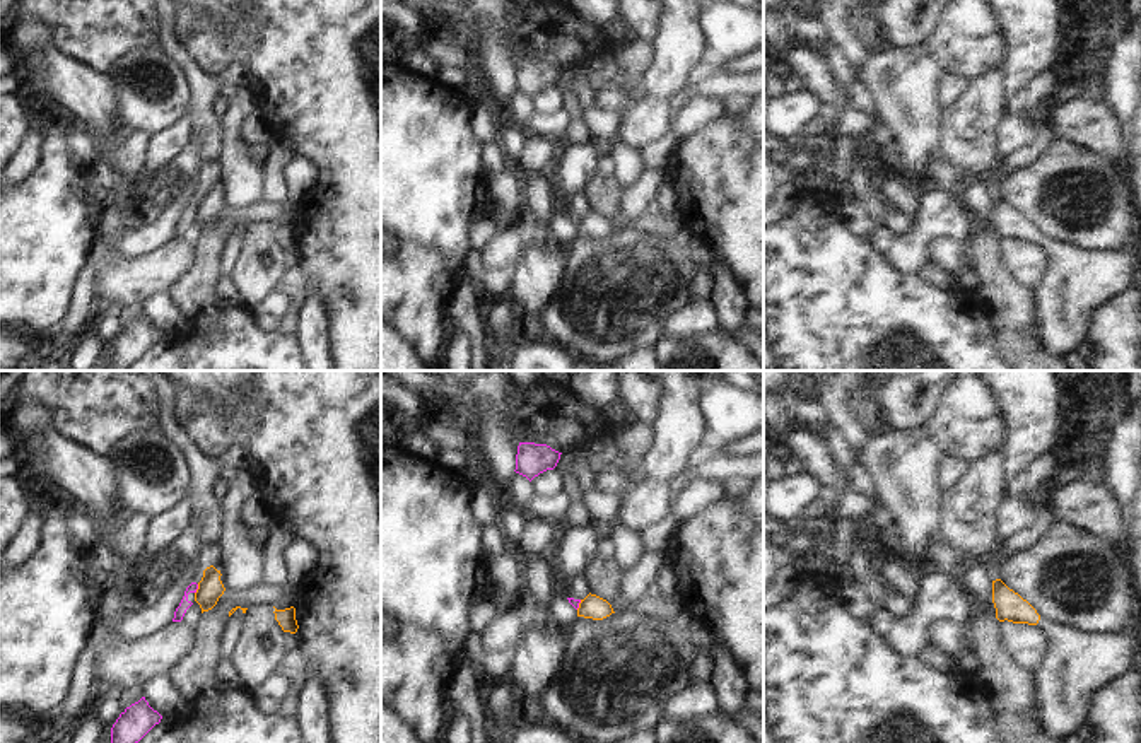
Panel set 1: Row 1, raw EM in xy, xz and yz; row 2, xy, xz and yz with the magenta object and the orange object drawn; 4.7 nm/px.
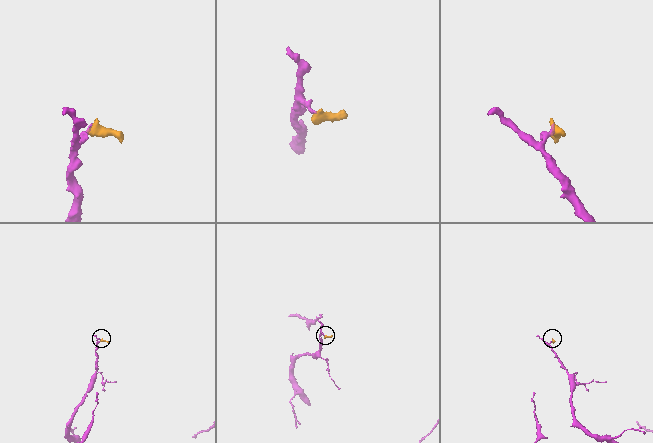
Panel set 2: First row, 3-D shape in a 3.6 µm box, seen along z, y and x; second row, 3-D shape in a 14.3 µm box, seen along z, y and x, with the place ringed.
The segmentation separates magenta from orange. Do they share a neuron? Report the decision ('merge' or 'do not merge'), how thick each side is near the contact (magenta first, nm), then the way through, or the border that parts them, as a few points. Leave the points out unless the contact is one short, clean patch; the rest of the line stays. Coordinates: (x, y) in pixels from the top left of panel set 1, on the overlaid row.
do not merge | 50/120 nm | along xy (198, 585), (195, 593)

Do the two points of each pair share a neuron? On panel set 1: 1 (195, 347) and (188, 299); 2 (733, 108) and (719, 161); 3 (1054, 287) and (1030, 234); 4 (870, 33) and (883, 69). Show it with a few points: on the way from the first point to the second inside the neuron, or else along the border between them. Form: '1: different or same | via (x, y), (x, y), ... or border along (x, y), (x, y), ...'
1: different | border along (217, 313), (216, 323), (202, 333), (187, 328)
2: different | border along (725, 113), (730, 117)
3: same | via (1056, 274), (1056, 255), (1044, 243)
4: different | border along (887, 45), (871, 55)

